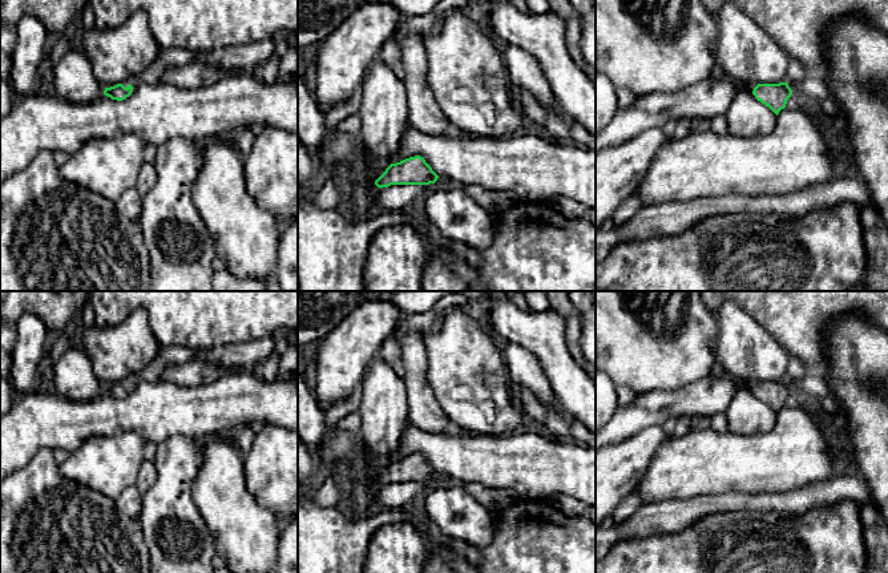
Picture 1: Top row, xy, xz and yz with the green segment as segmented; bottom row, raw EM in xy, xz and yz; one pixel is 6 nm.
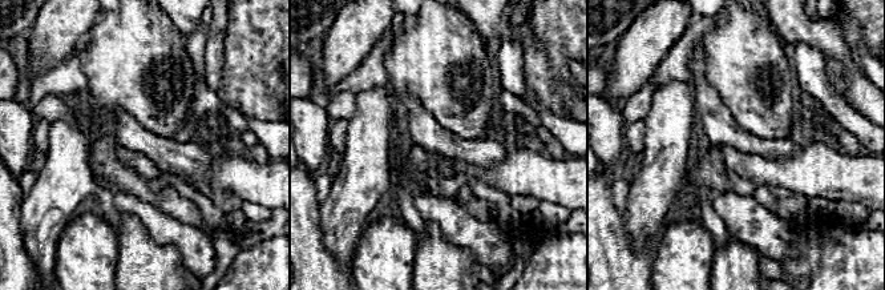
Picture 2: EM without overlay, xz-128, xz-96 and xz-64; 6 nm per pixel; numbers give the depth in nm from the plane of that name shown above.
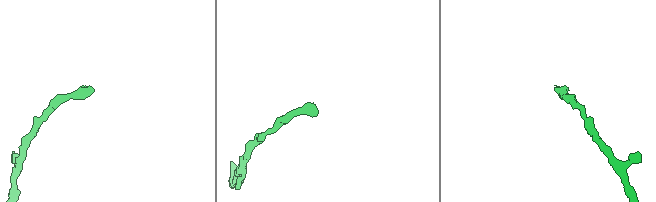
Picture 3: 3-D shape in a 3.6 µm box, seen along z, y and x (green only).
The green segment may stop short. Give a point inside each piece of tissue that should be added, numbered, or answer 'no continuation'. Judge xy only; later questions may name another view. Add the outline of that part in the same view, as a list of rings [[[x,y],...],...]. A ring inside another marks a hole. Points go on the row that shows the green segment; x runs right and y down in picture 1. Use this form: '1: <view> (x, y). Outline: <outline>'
1: xy (245, 57). Outline: [[[269,37],[245,45],[210,48],[198,53],[177,48],[162,49],[150,66],[144,69],[141,73],[132,76],[124,81],[122,85],[128,88],[130,84],[133,86],[132,93],[134,93],[142,84],[160,84],[161,76],[166,68],[183,66],[193,61],[219,66],[229,73],[253,72],[257,65],[263,65],[274,55],[277,40],[277,37]]]

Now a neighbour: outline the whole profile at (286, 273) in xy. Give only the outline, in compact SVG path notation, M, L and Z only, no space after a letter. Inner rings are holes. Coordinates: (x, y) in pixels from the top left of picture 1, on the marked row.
M298 221L287 222L282 227L274 278L278 281L282 291L298 291Z

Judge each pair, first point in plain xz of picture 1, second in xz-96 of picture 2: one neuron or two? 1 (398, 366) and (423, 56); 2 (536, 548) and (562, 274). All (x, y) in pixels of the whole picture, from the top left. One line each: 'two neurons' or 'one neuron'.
1: two neurons
2: one neuron

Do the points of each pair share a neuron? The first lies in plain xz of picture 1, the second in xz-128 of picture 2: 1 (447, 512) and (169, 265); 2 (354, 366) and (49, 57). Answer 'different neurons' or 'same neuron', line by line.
1: different neurons
2: same neuron

